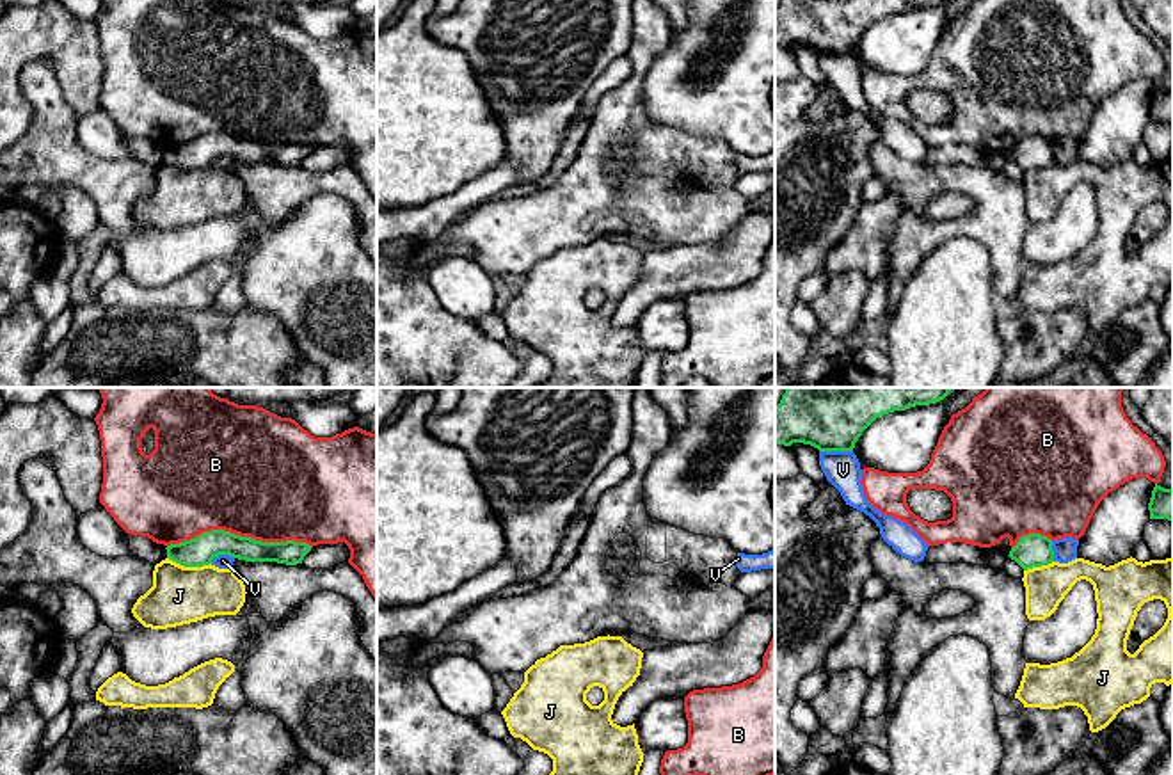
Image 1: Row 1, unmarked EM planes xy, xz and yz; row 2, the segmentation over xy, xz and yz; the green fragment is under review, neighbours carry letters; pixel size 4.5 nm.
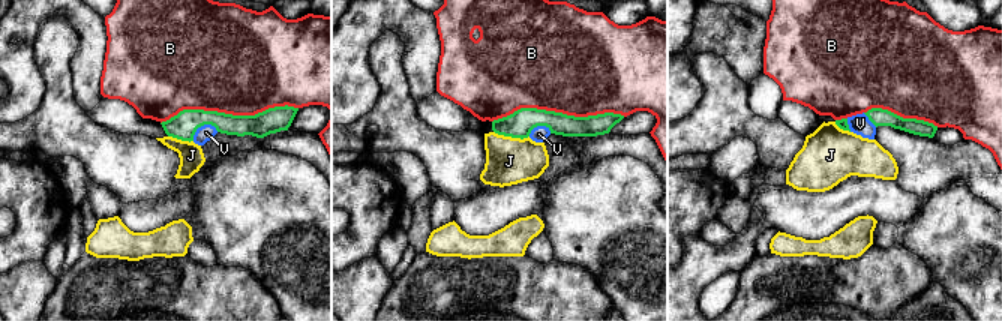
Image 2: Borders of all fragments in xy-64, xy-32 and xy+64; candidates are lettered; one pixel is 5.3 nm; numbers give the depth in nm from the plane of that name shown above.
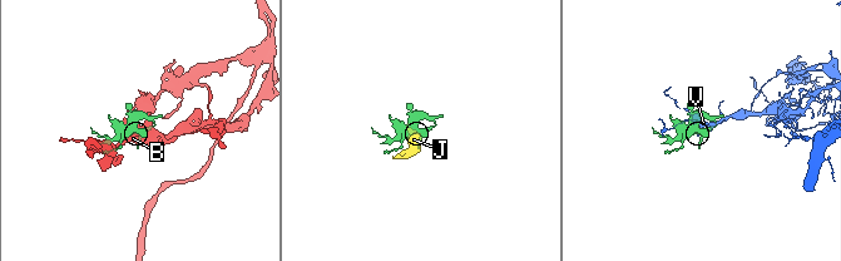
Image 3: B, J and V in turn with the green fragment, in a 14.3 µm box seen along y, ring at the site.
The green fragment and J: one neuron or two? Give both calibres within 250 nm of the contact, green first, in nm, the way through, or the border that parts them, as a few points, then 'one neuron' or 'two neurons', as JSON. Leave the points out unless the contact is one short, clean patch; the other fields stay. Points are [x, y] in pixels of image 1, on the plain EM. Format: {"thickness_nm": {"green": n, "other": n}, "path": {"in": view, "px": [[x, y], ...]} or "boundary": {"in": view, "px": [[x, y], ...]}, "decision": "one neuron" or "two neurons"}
{"thickness_nm": {"green": 130, "other": 260}, "boundary": {"in": "xy", "px": [[167, 159], [183, 167], [210, 166]]}, "decision": "two neurons"}

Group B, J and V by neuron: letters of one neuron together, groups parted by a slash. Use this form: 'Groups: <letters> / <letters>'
Groups: B / J / V

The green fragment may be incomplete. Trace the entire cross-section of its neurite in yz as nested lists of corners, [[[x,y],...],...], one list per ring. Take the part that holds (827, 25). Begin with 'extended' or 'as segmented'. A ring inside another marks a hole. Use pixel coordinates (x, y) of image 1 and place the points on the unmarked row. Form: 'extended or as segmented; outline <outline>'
as segmented; outline [[[782,0],[775,9],[775,46],[803,44],[819,53],[851,53],[880,18],[944,0]]]

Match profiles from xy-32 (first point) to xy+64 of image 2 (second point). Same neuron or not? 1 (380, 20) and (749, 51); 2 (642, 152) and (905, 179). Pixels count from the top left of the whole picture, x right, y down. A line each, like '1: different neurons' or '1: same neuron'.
1: same neuron
2: same neuron

